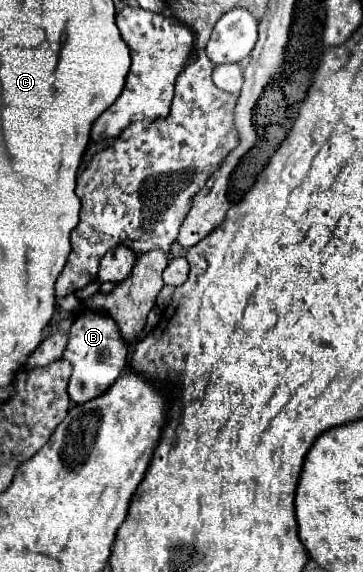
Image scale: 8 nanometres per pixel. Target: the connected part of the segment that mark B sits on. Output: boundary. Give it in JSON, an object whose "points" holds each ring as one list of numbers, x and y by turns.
{"points":[[85,310,75,318,69,330,69,342,63,358,73,366,73,374,69,380,69,396,75,404,85,404,111,388,111,384,121,376,127,360,127,344,119,334,115,322,99,312]]}

